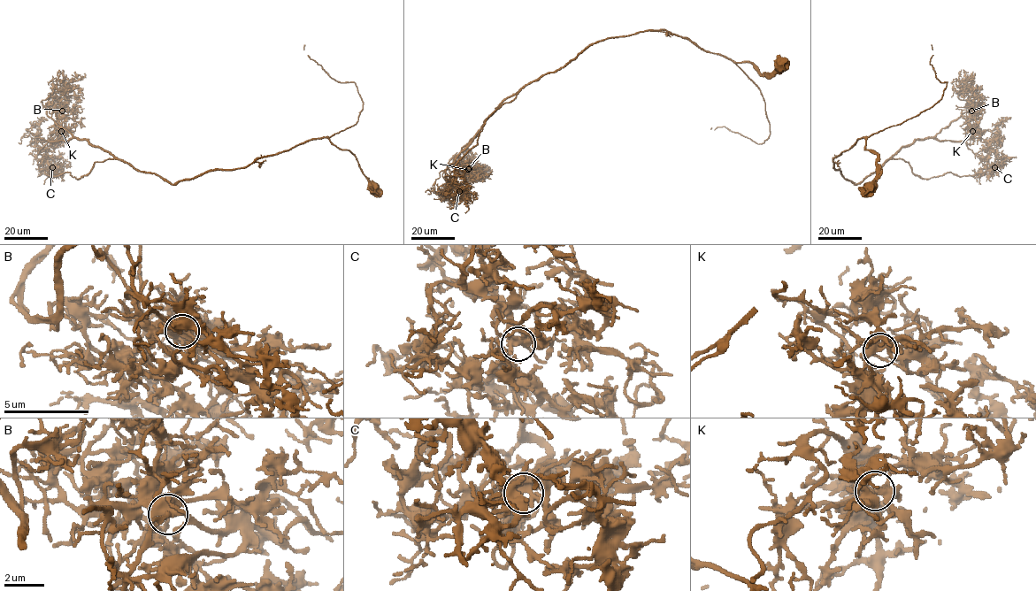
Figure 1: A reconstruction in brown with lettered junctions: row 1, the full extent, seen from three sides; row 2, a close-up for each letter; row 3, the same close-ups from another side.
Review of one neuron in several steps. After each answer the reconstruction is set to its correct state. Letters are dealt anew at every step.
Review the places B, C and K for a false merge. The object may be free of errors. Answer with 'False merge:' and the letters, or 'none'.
False merge: none

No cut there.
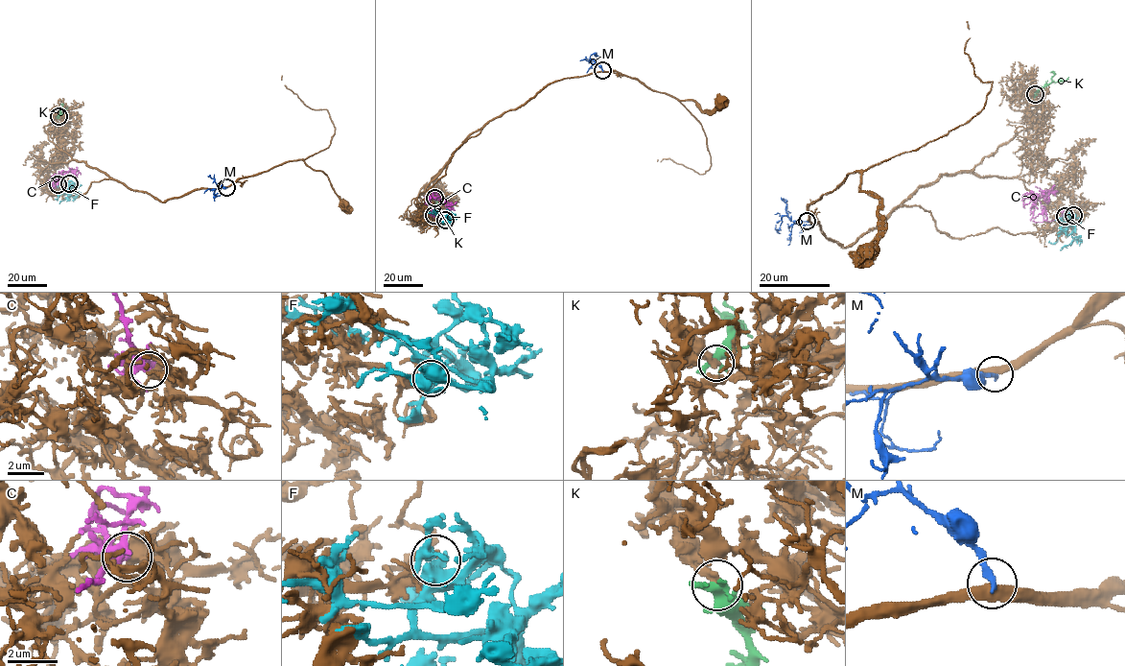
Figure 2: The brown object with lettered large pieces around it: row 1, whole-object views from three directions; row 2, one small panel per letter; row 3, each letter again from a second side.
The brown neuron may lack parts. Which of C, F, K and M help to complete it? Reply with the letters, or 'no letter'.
C

